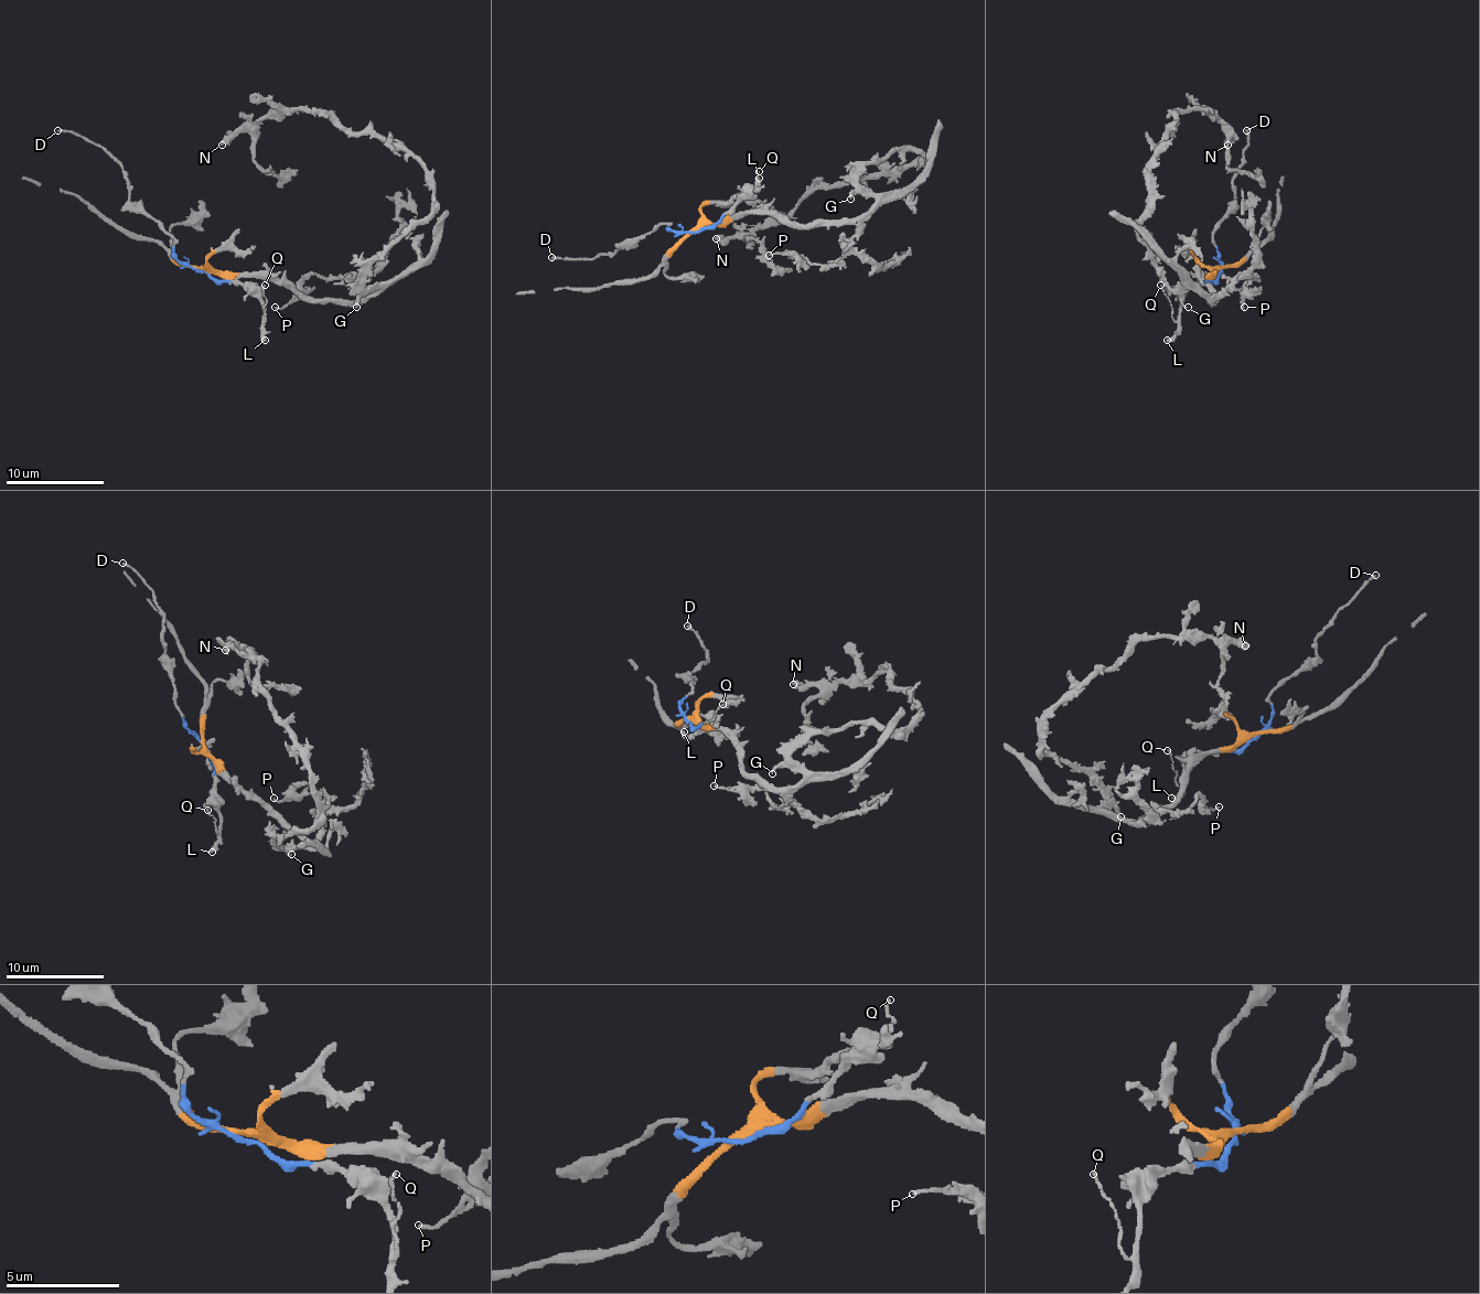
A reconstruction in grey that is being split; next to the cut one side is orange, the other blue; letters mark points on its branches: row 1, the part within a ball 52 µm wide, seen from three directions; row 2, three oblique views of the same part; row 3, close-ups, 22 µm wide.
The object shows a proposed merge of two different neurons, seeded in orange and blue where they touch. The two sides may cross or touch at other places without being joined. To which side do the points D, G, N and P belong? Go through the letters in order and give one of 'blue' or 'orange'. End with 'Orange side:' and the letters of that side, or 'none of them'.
D: blue
G: orange
N: orange
P: orange
Orange side: G, N, P

